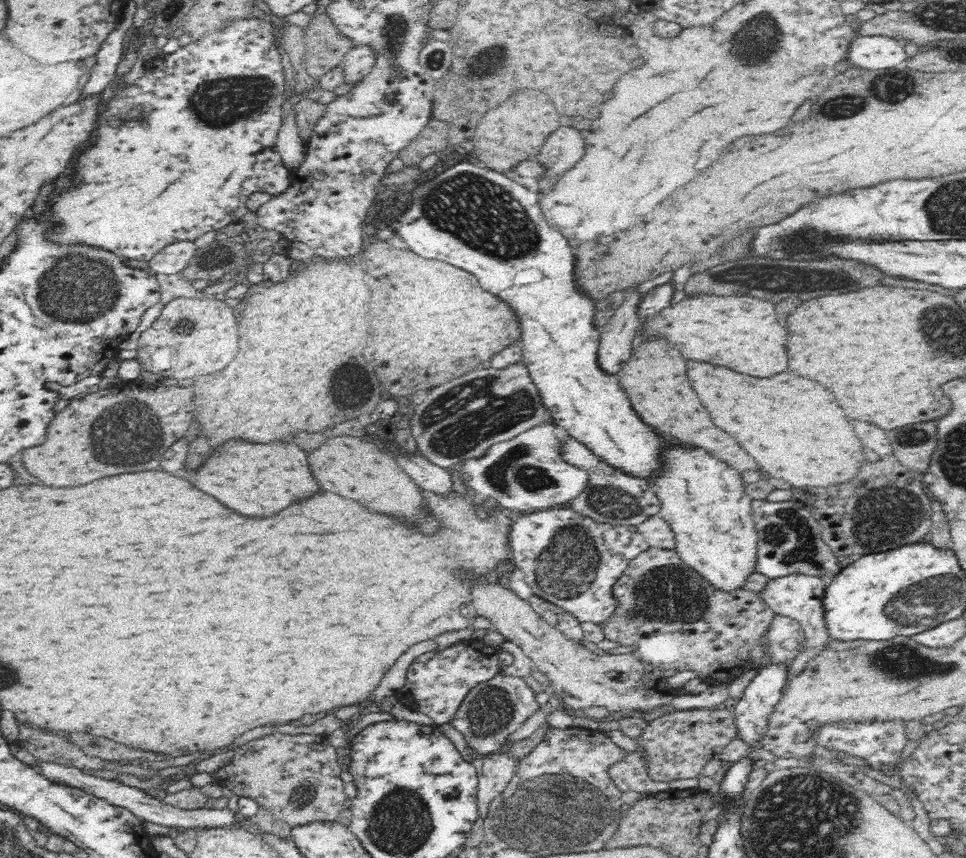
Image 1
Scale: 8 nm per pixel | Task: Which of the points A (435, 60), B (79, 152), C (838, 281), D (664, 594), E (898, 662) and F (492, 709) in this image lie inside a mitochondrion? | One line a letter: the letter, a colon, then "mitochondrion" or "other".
A: mitochondrion
B: other
C: mitochondrion
D: mitochondrion
E: mitochondrion
F: mitochondrion

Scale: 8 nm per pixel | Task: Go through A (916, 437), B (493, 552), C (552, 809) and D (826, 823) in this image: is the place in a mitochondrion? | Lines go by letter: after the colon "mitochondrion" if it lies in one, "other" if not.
A: mitochondrion
B: other
C: mitochondrion
D: mitochondrion

